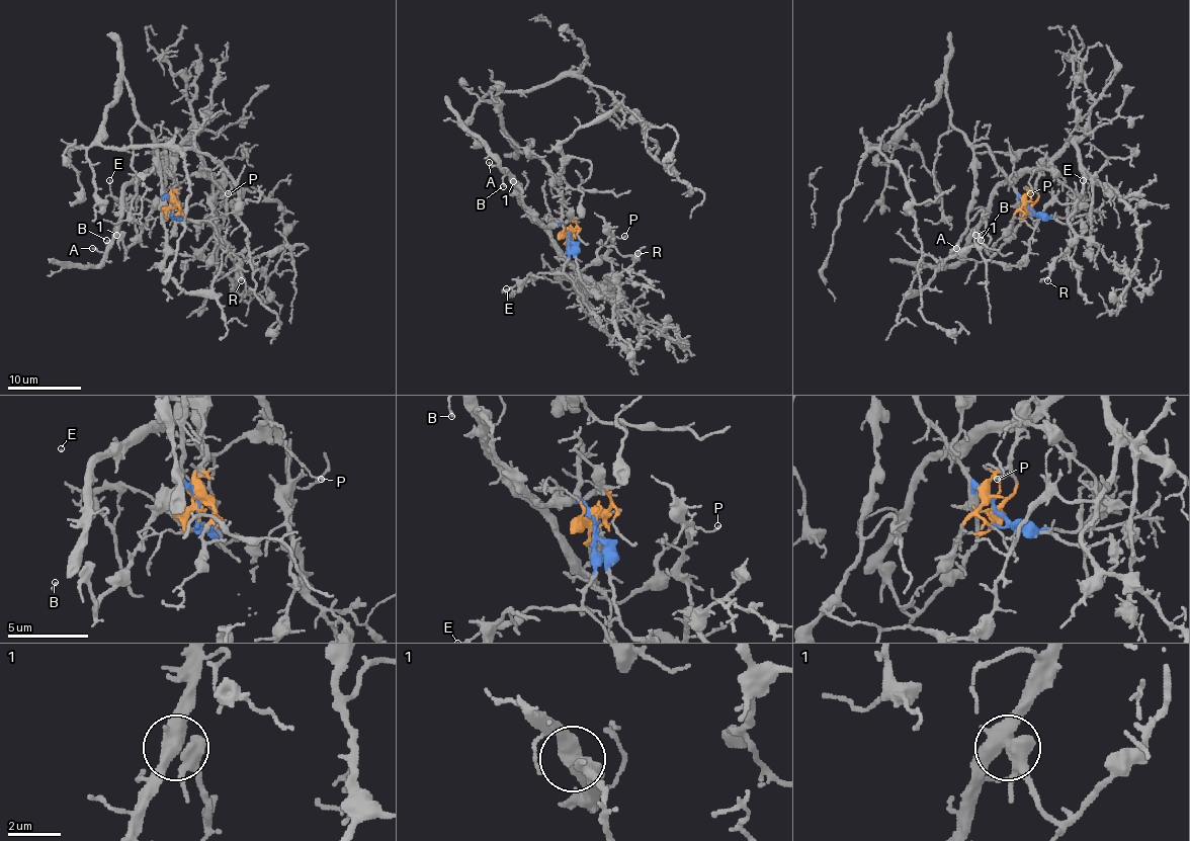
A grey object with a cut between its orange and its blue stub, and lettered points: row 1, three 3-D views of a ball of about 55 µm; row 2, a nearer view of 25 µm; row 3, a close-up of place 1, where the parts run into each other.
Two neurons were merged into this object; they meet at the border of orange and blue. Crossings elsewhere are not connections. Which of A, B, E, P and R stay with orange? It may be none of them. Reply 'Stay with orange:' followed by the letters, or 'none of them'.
Stay with orange: A, B, P, R

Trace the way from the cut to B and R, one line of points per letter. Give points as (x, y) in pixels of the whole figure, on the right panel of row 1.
B: (1027, 213), (1025, 194), (1045, 159), (1042, 166), (1022, 168), (996, 188), (989, 216), (968, 240), (980, 240)
R: (1027, 213), (1025, 194), (1038, 166), (1072, 143), (1083, 195), (1068, 220), (1074, 244), (1055, 260), (1047, 280)

